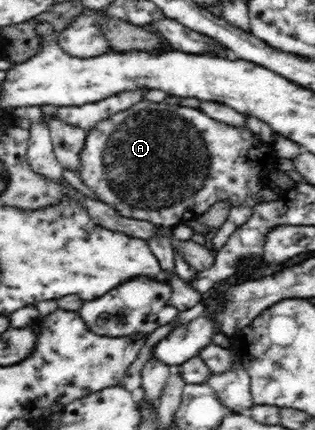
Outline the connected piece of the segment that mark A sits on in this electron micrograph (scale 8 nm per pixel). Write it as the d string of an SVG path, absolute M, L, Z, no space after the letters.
M141 100L139 103L133 105L133 107L129 107L125 111L119 111L119 113L111 115L111 117L107 117L107 119L101 119L97 125L93 125L87 131L85 143L83 143L83 147L81 147L79 153L80 166L76 170L77 175L81 182L92 191L95 199L108 203L119 212L119 215L125 218L143 220L170 229L173 229L176 225L186 224L188 221L195 220L201 217L201 215L205 215L217 202L229 203L230 209L245 206L245 208L251 208L251 211L255 206L266 204L269 201L262 199L262 191L268 186L270 181L269 173L273 169L277 169L276 164L278 163L278 158L270 154L262 139L247 127L237 127L236 125L217 121L207 116L207 114L198 108L181 106L180 104L171 105L166 102L155 103L147 100Z

